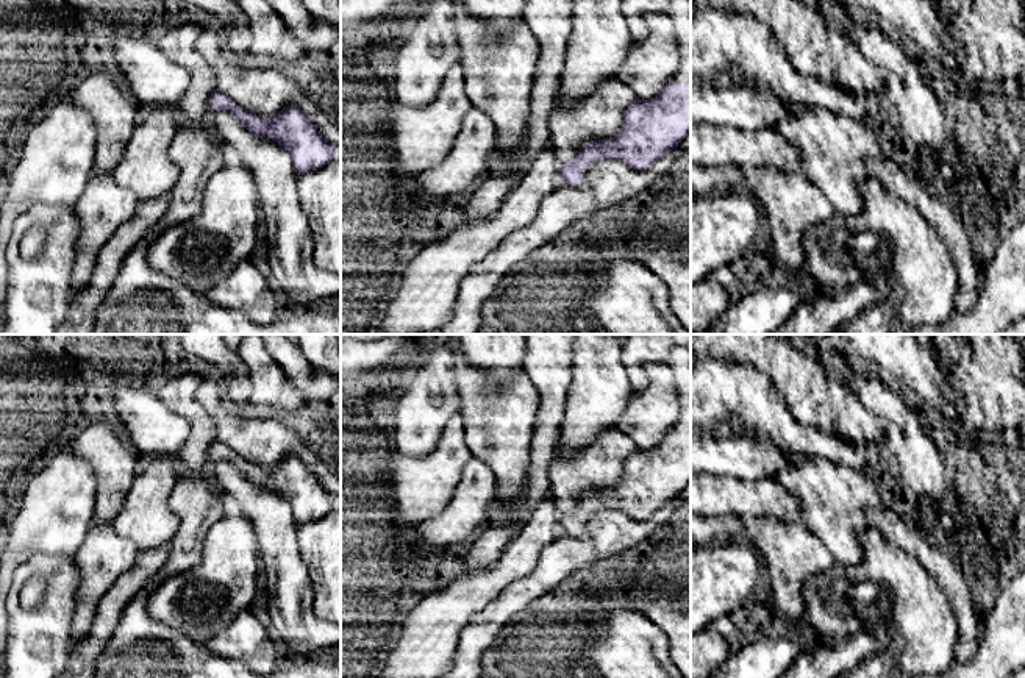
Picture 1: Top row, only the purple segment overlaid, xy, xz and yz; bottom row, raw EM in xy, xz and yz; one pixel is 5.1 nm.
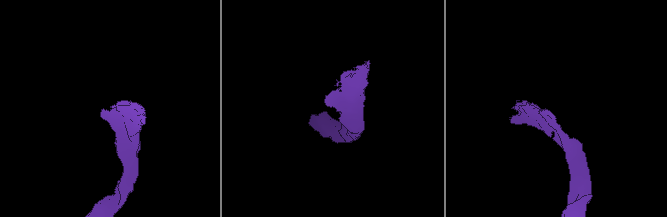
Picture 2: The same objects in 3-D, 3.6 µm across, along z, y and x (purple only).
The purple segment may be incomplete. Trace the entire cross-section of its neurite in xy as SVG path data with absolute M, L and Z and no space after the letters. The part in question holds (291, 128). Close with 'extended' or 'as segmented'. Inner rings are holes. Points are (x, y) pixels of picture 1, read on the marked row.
M217 91L211 94L209 106L211 111L228 111L256 137L278 142L289 152L297 175L327 166L339 153L298 106L283 108L273 119L262 119Z; as segmented

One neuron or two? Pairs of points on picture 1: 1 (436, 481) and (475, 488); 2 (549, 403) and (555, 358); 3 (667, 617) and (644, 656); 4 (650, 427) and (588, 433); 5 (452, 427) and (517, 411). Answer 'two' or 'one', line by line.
1: two
2: one
3: two
4: two
5: two

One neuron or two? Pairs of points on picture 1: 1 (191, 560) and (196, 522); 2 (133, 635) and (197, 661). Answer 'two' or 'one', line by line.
1: one
2: one

